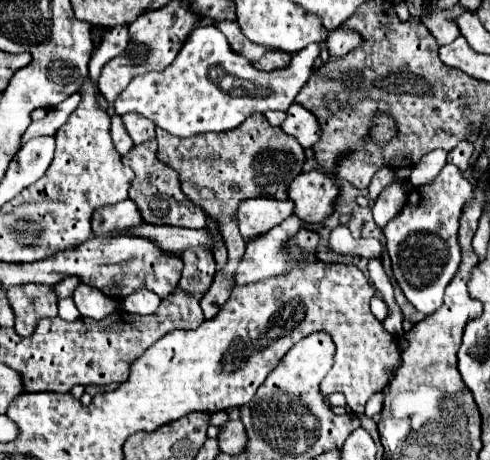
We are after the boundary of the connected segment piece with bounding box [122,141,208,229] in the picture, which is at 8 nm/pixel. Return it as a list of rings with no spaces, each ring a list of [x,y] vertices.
[[[156,141],[134,145],[122,157],[122,163],[128,165],[134,171],[134,175],[136,175],[132,185],[130,185],[128,197],[132,201],[136,201],[136,205],[138,205],[138,209],[142,213],[144,223],[152,223],[152,225],[178,225],[178,227],[190,227],[190,229],[206,227],[206,223],[208,223],[206,213],[202,213],[202,209],[198,209],[192,201],[188,201],[188,197],[180,189],[178,175],[174,173],[174,169],[170,169],[168,165],[158,161],[156,147],[152,147],[152,145],[156,145]]]

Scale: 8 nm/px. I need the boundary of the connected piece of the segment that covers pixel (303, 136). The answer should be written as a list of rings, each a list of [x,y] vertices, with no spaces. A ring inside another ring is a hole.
[[[294,103],[286,113],[288,119],[282,123],[282,131],[296,137],[304,149],[312,149],[312,145],[318,143],[318,135],[322,133],[318,119],[314,119],[314,113],[298,103]]]

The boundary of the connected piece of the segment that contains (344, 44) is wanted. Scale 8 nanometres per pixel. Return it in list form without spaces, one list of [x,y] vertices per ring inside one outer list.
[[[330,31],[328,35],[328,49],[330,49],[330,55],[336,55],[336,57],[342,57],[346,51],[352,51],[354,47],[358,47],[358,35],[354,31]]]

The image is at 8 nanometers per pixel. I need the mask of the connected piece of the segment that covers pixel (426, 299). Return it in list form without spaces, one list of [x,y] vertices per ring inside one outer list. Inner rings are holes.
[[[448,163],[436,181],[426,187],[416,187],[408,193],[408,203],[382,233],[386,235],[386,249],[392,259],[394,277],[406,299],[424,315],[434,313],[442,305],[442,295],[460,265],[458,223],[462,209],[474,197],[472,183],[464,173]]]

